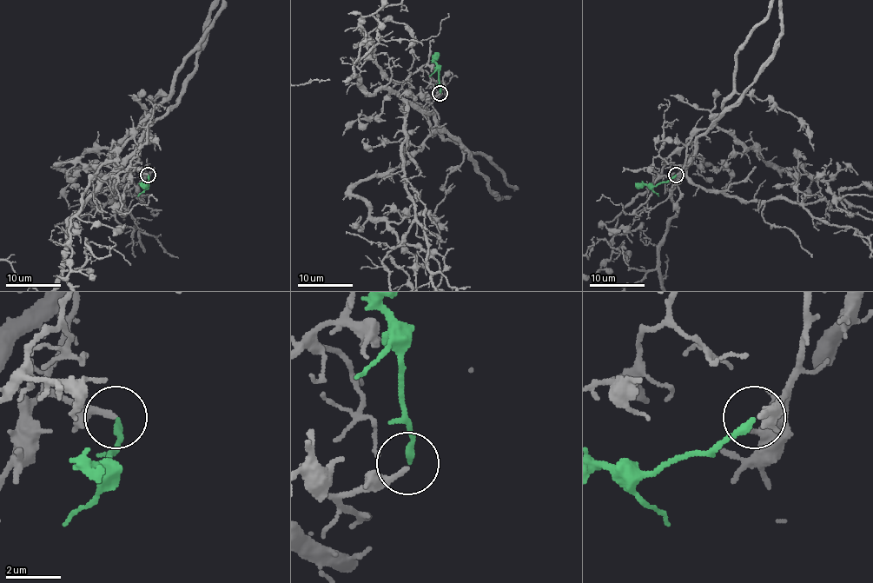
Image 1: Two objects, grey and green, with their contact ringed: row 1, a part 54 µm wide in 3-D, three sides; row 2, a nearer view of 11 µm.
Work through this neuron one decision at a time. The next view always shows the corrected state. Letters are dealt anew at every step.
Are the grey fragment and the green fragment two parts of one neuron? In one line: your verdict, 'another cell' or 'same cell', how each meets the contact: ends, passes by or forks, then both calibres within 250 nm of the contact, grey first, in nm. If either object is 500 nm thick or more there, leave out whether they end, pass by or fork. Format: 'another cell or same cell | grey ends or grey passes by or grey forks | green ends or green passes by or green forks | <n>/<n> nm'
same cell | grey ends | green ends | 200/240 nm

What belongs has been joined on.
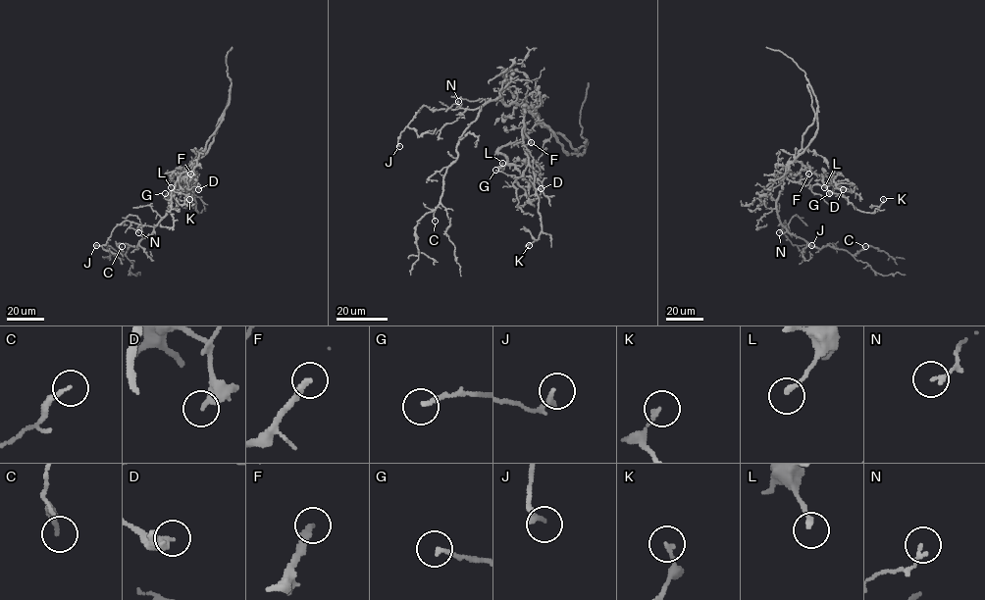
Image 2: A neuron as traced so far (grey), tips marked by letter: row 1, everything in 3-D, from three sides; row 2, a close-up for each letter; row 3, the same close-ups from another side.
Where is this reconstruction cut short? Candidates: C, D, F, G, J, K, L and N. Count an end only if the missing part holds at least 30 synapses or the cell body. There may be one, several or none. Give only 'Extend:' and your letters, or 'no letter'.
Extend: F

